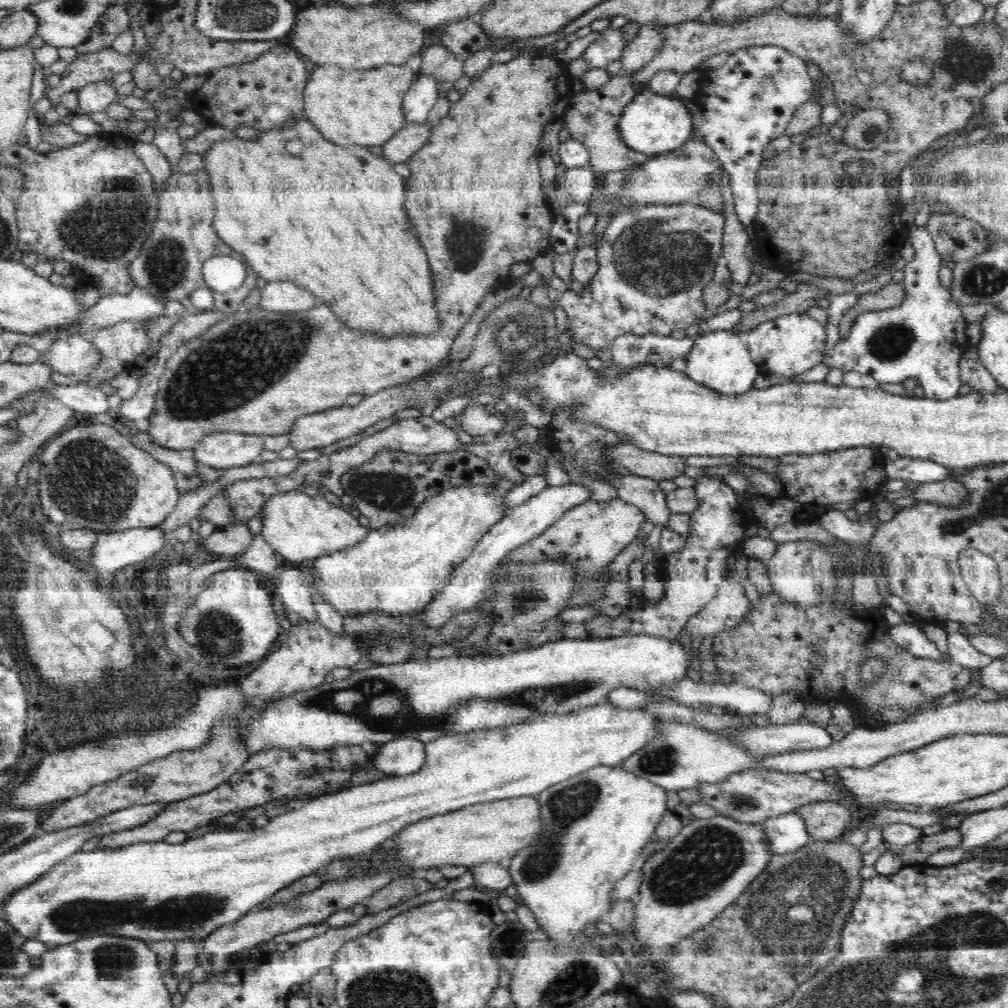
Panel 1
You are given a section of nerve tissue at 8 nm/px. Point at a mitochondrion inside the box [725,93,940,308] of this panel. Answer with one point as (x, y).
(868, 132)

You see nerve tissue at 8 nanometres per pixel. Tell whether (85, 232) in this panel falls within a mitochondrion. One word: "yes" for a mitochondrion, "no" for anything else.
yes

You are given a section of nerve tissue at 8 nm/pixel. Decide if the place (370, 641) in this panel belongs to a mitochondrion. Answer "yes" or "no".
no

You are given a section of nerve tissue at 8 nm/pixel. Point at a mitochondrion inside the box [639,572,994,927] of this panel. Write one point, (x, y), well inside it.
(710, 855)

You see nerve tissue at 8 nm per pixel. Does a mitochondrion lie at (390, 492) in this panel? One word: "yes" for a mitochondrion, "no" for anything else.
yes

